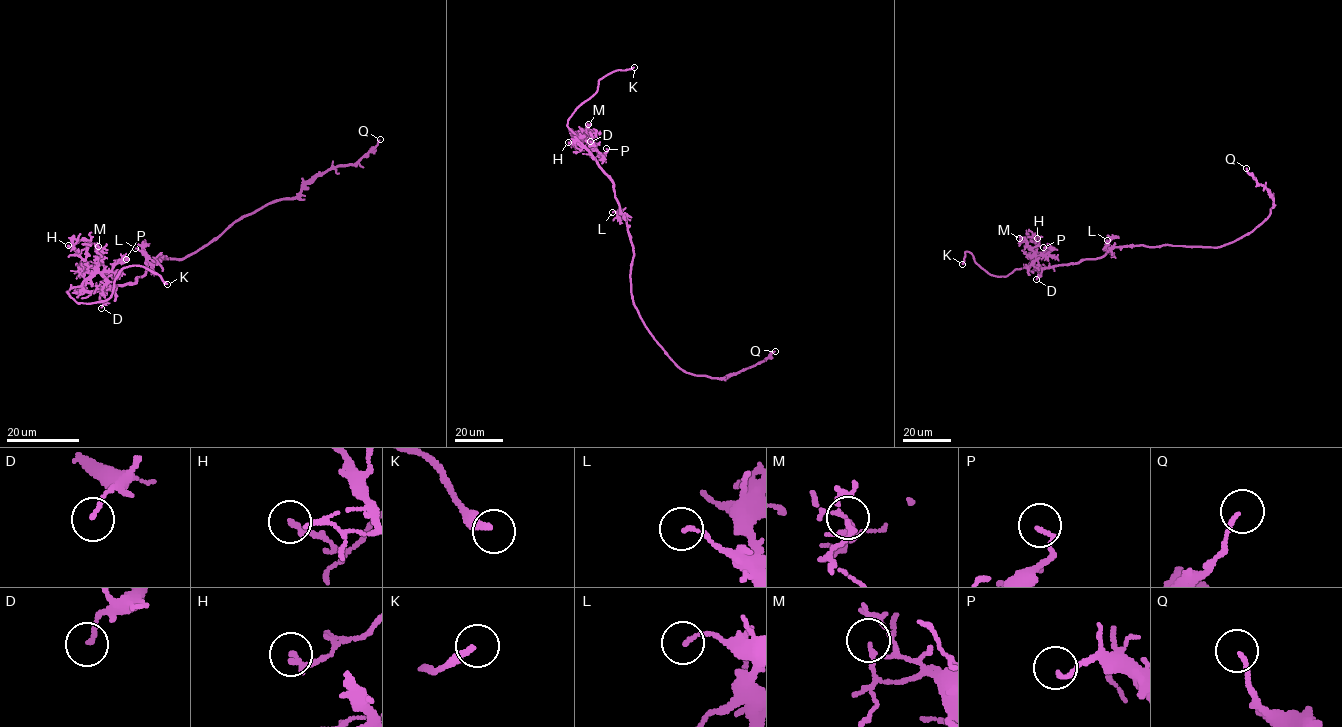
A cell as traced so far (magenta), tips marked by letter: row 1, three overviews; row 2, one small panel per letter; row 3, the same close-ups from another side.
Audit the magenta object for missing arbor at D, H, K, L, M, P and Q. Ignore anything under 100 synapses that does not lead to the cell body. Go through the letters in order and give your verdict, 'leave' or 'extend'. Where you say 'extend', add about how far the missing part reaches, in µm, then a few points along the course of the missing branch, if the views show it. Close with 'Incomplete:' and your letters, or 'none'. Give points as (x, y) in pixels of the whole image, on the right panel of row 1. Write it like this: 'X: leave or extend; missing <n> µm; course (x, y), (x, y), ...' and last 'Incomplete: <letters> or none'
D: leave
H: leave
K: extend; missing 20 µm
L: leave
M: leave
P: leave
Q: leave
Incomplete: K

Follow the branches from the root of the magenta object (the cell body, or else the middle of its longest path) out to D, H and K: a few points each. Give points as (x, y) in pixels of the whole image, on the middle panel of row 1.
D: (633, 250), (612, 179), (578, 139), (592, 142), (589, 147), (590, 141)
H: (633, 250), (612, 179), (578, 141), (584, 138), (580, 142), (582, 138), (579, 138), (573, 144), (568, 142)
K: (633, 250), (612, 179), (567, 124), (575, 110), (596, 91), (600, 79), (615, 70), (634, 67)

